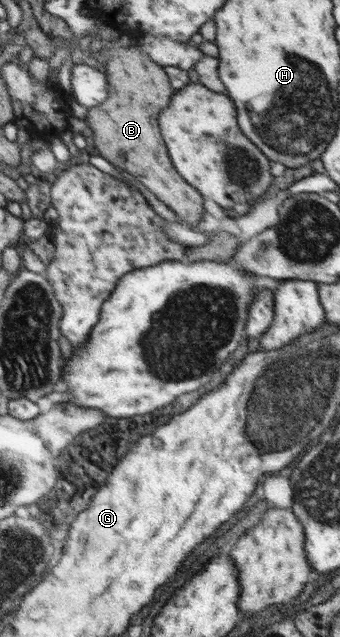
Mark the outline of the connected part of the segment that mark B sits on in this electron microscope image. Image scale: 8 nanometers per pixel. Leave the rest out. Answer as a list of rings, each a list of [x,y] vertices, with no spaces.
[[[115,43],[105,51],[105,65],[100,67],[108,77],[108,97],[99,106],[89,108],[85,122],[92,131],[95,152],[119,170],[131,173],[141,185],[164,203],[185,224],[197,224],[203,214],[201,195],[187,185],[171,167],[165,145],[157,127],[157,111],[169,101],[171,87],[165,67],[155,65],[137,46],[119,47]]]

